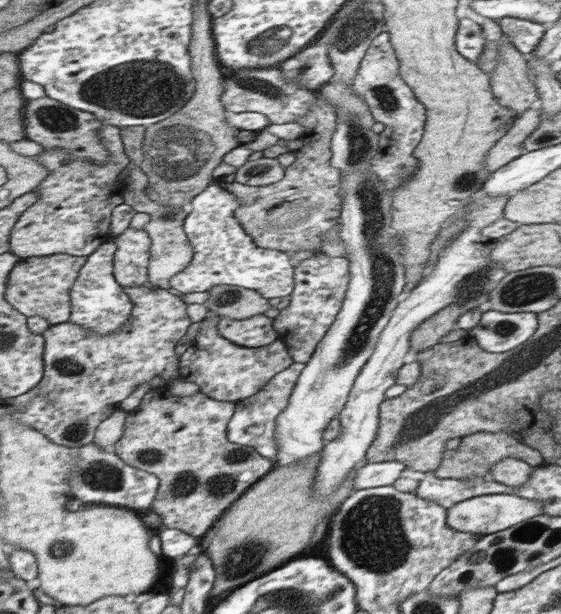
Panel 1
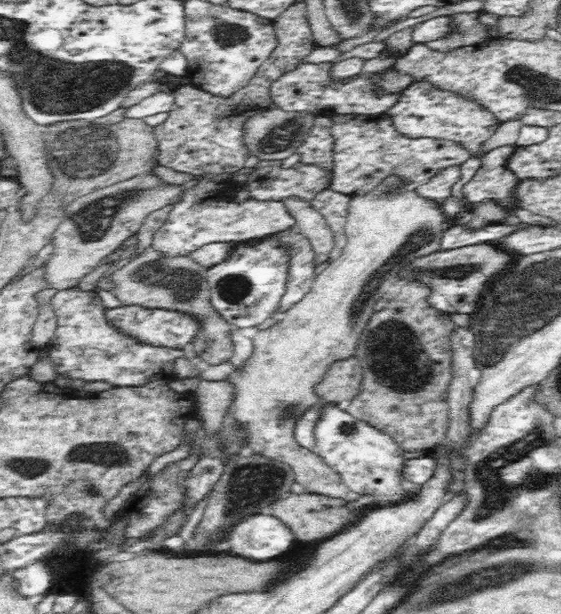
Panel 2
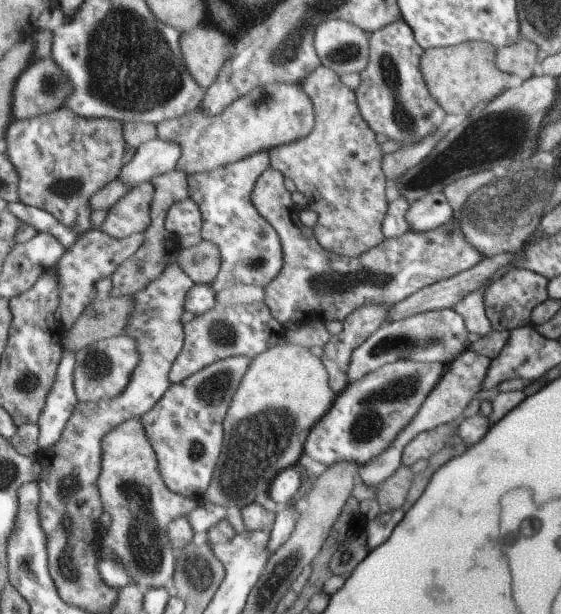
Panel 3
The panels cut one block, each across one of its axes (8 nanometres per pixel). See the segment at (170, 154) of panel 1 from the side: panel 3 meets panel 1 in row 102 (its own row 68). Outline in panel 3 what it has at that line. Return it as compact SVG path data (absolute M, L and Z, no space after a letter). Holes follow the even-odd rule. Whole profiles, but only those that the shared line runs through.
M199 26L183 34L183 58L187 70L195 76L195 82L203 86L203 92L215 84L221 68L225 66L235 40L229 40L215 28Z

